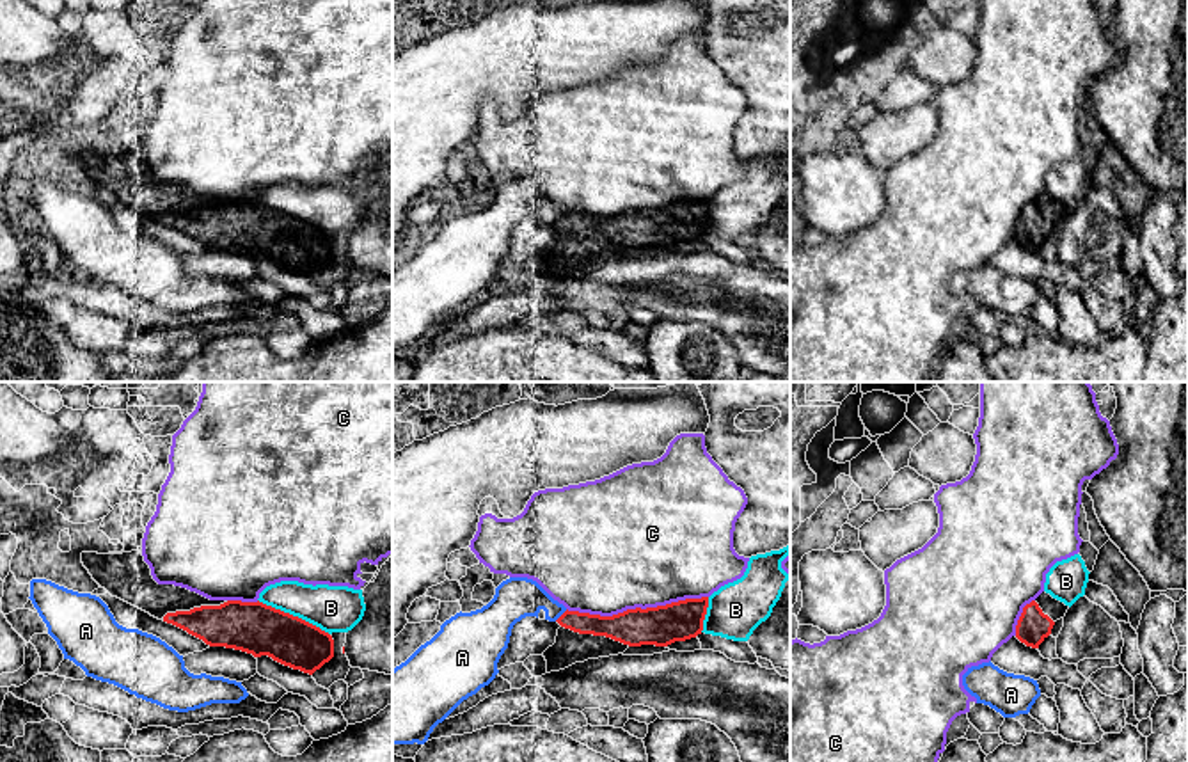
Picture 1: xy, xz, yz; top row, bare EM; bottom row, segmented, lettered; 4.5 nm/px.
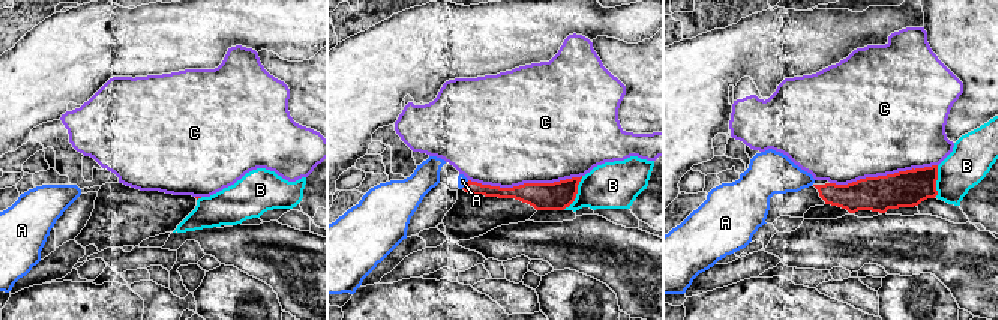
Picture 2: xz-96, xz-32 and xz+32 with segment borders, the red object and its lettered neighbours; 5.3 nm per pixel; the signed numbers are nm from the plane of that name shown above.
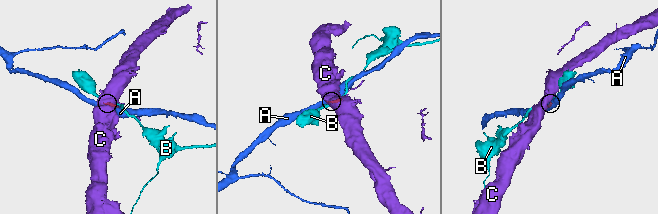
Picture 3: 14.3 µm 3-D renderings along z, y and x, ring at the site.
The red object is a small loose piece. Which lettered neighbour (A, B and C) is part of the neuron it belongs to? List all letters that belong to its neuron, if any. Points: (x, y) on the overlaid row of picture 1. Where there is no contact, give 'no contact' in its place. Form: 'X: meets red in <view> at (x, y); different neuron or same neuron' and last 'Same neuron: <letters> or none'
A: meets red in xz at (562, 615); different neuron
B: meets red in xy at (292, 615); different neuron
C: meets red in xz at (636, 608); different neuron
Same neuron: none

